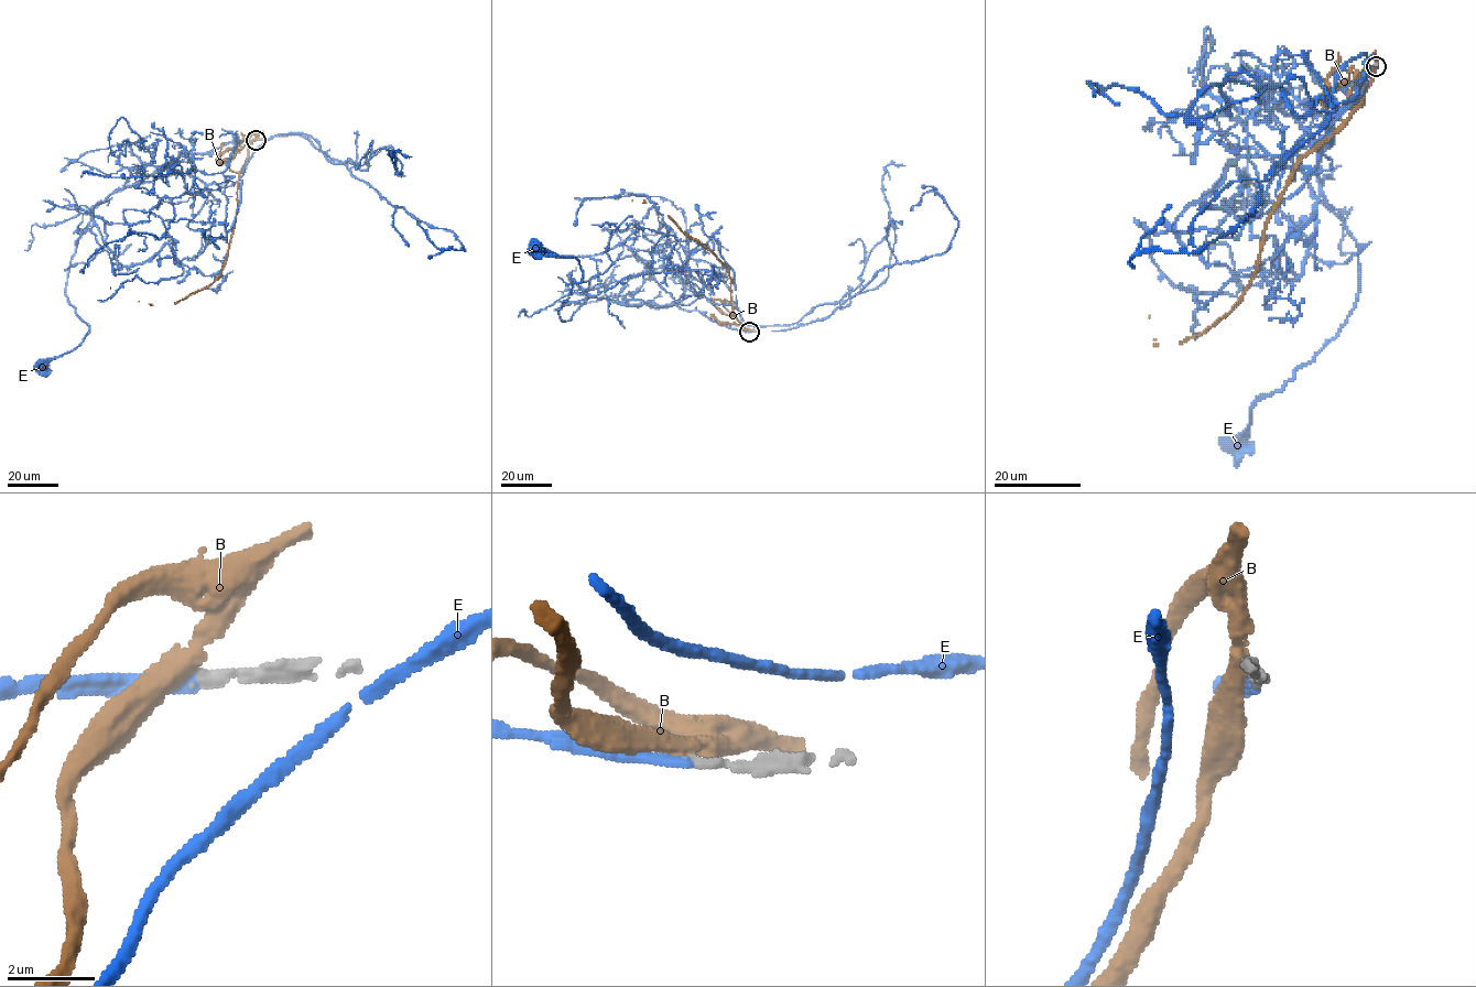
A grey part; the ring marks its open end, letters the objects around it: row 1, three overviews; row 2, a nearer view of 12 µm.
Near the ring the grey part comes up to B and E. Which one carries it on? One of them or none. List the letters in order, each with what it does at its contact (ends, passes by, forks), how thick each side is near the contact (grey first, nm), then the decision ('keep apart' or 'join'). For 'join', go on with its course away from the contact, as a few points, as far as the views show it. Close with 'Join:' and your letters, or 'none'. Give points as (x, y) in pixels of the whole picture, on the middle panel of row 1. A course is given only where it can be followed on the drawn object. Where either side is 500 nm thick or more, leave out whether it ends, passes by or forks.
B: it passes by; 260 nm thick on the grey side, 380 nm on the other; keep apart
E: it ends there; 280 nm thick on the grey side, 320 nm on the other; join; it runs (749, 332), (672, 304), (587, 297), (562, 321), (561, 303), (582, 270), (574, 257), (536, 247)
Join: E

